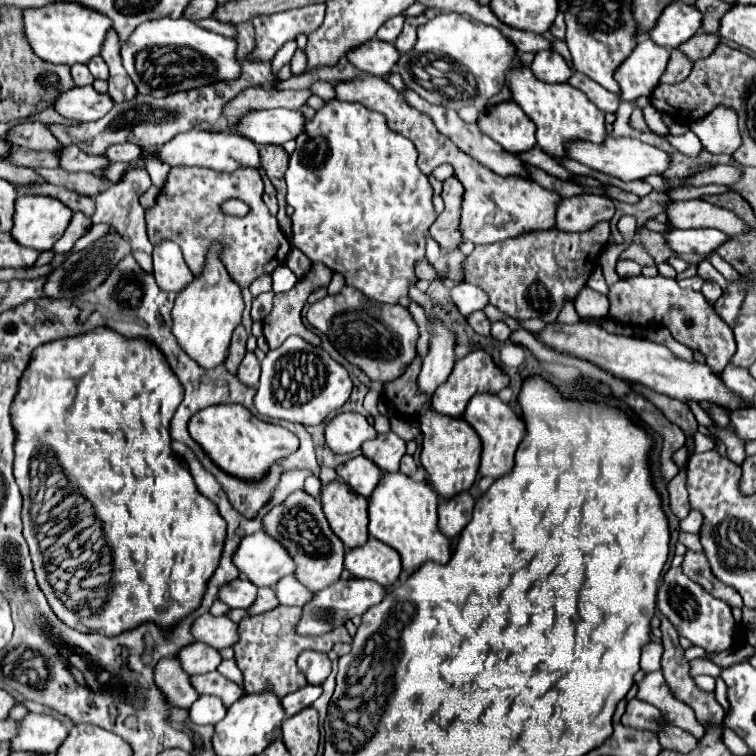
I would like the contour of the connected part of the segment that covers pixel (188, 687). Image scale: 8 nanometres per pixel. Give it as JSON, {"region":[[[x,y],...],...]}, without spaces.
{"region":[[[178,658],[160,660],[156,668],[156,680],[158,688],[162,688],[166,698],[170,698],[170,702],[178,708],[190,708],[200,696],[190,682],[190,674],[182,670]]]}

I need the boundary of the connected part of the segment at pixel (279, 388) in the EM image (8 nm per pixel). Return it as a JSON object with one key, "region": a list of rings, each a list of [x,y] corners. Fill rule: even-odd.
{"region":[[[290,336],[280,348],[270,350],[262,360],[262,376],[254,398],[256,410],[274,420],[300,422],[304,426],[316,426],[340,412],[352,392],[352,380],[346,368],[342,368],[320,346],[312,346],[298,336]]]}

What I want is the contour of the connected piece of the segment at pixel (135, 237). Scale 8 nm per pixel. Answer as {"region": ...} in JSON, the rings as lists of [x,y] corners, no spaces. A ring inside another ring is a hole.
{"region":[[[130,168],[128,172],[124,172],[122,180],[114,186],[110,186],[106,192],[98,194],[96,196],[96,214],[92,216],[92,222],[94,224],[100,224],[100,222],[108,222],[116,228],[116,232],[130,242],[132,246],[132,256],[136,258],[138,266],[152,274],[152,244],[146,236],[146,222],[144,222],[144,208],[140,206],[138,198],[152,186],[150,182],[150,176],[144,168]]]}

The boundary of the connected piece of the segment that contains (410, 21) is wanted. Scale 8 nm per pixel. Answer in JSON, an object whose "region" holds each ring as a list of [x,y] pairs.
{"region":[[[426,16],[406,18],[404,30],[402,30],[402,34],[398,36],[398,40],[396,40],[396,44],[394,44],[400,54],[406,54],[406,52],[410,52],[410,48],[414,48],[414,44],[416,44],[416,28],[422,26],[422,24],[426,24],[426,22],[428,22]]]}

